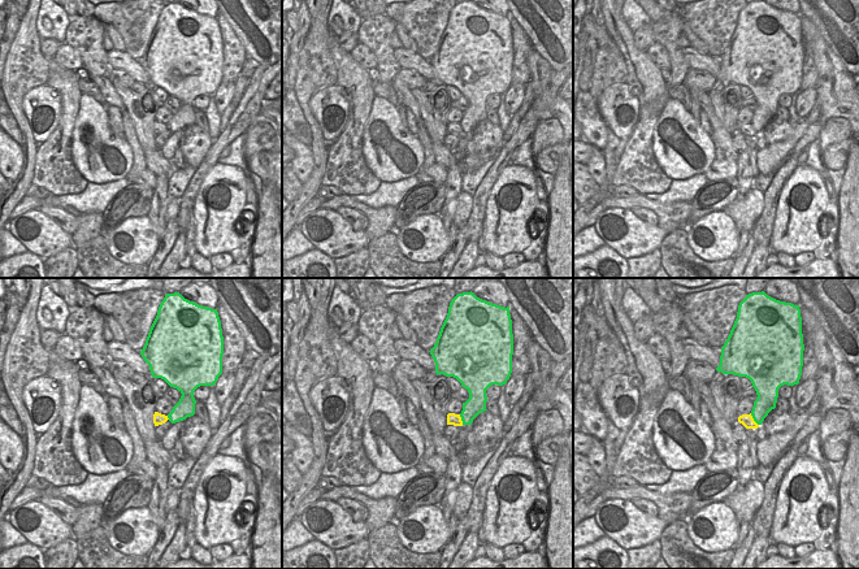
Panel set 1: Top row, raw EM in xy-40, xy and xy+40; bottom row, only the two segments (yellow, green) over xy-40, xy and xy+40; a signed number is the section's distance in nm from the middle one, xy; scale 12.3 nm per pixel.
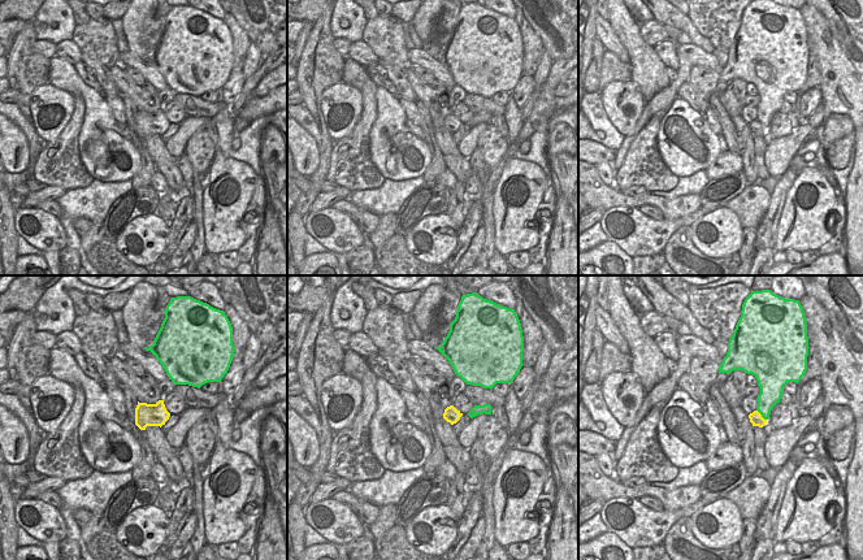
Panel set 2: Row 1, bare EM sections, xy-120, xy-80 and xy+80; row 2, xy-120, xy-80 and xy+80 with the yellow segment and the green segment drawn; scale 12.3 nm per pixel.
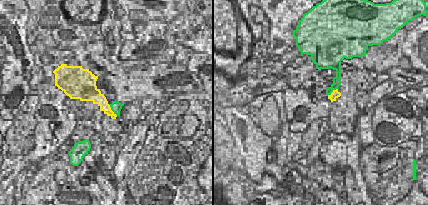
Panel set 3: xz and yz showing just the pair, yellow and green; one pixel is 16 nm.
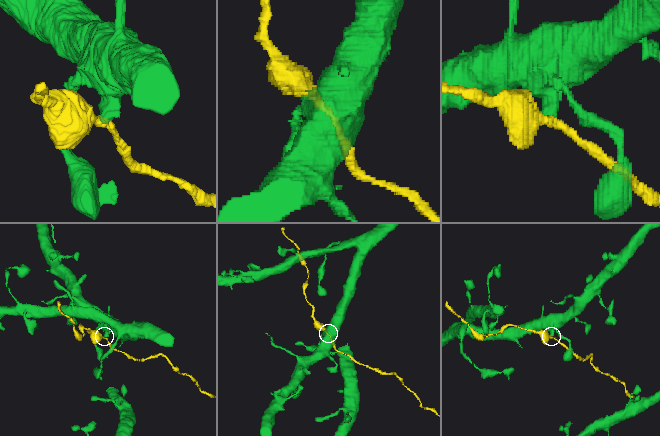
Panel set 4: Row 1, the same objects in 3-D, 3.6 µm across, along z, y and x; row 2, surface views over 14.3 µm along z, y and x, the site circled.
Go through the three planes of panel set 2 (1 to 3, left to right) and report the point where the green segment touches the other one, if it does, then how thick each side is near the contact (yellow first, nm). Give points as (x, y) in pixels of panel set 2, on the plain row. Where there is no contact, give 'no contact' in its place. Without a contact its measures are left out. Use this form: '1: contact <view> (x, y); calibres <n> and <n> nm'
1: no contact
2: no contact
3: contact xy+80 (760, 124); calibres 160 and 240 nm

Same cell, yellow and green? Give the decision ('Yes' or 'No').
No.

